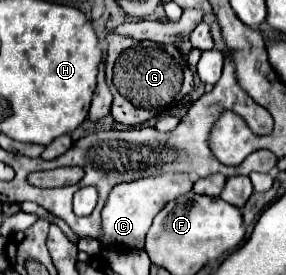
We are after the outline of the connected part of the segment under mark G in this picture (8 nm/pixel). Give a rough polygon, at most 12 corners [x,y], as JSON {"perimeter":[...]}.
{"perimeter":[[164,48],[124,50],[114,66],[112,116],[138,126],[182,86]]}

